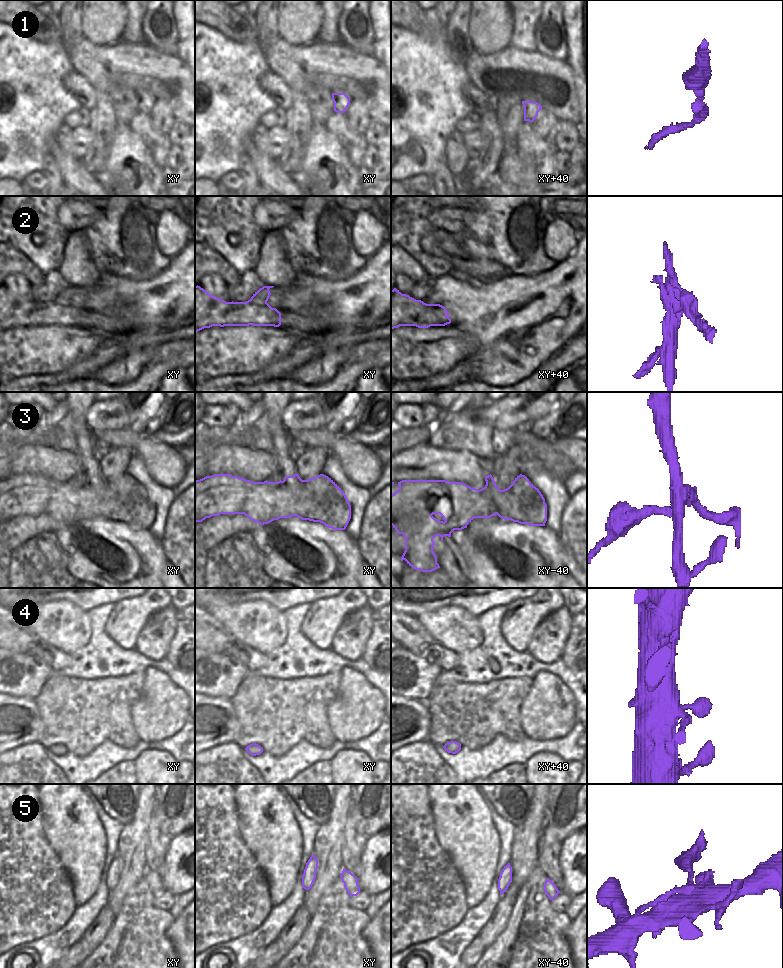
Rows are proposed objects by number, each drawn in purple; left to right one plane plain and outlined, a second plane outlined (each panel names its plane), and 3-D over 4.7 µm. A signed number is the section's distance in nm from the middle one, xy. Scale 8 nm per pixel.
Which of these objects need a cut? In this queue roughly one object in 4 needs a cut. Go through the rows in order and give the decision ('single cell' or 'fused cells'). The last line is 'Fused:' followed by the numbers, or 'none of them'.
1: single cell
2: single cell
3: fused cells
4: single cell
5: single cell
Fused: 3

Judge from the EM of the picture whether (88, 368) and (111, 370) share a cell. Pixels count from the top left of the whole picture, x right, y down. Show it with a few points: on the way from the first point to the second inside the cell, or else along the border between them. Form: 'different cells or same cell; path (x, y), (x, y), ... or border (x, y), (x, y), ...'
different cells; border (120, 356), (104, 365), (93, 376)

